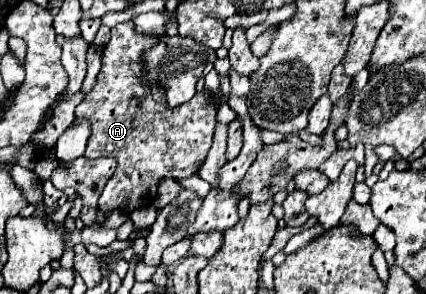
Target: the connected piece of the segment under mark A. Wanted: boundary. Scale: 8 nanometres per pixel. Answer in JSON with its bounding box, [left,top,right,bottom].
[76,22,216,214]

